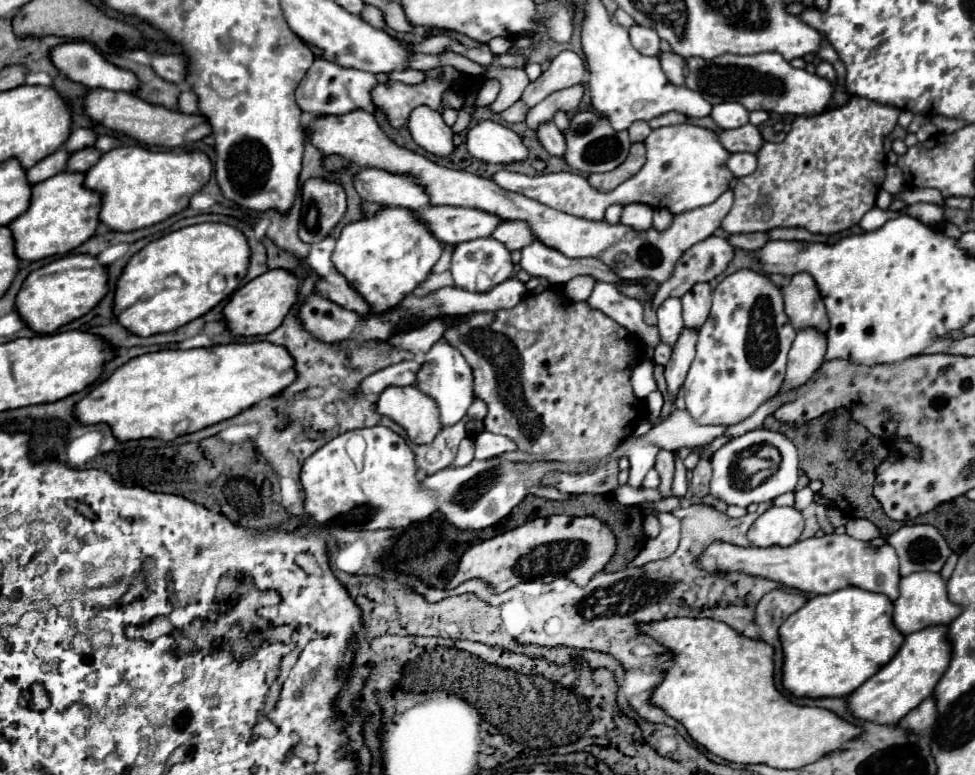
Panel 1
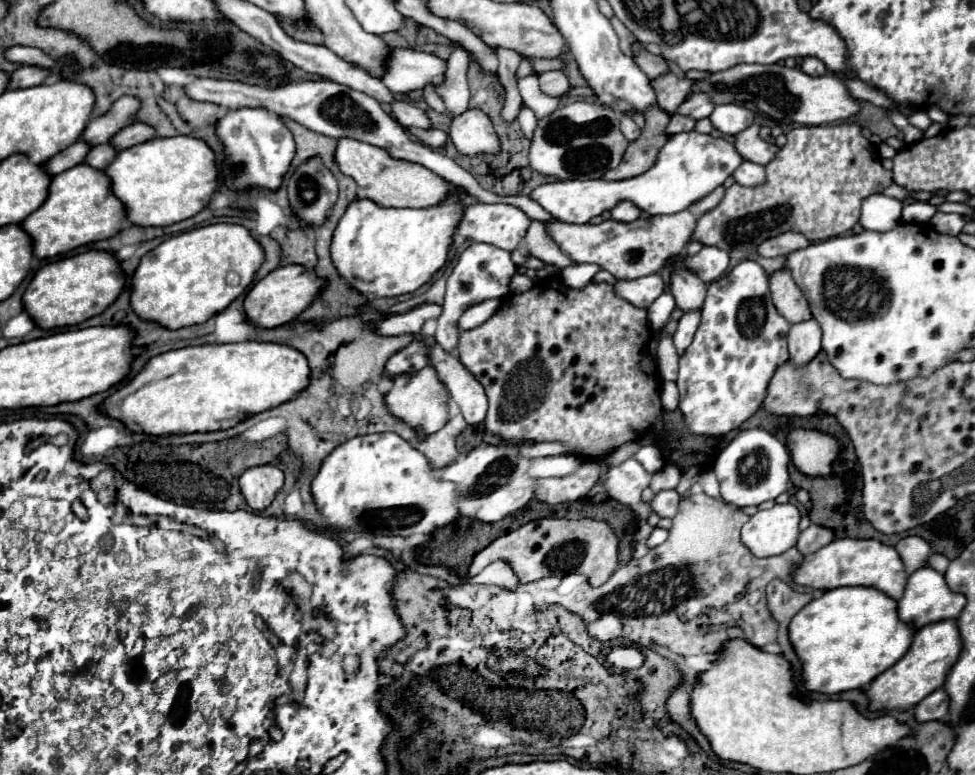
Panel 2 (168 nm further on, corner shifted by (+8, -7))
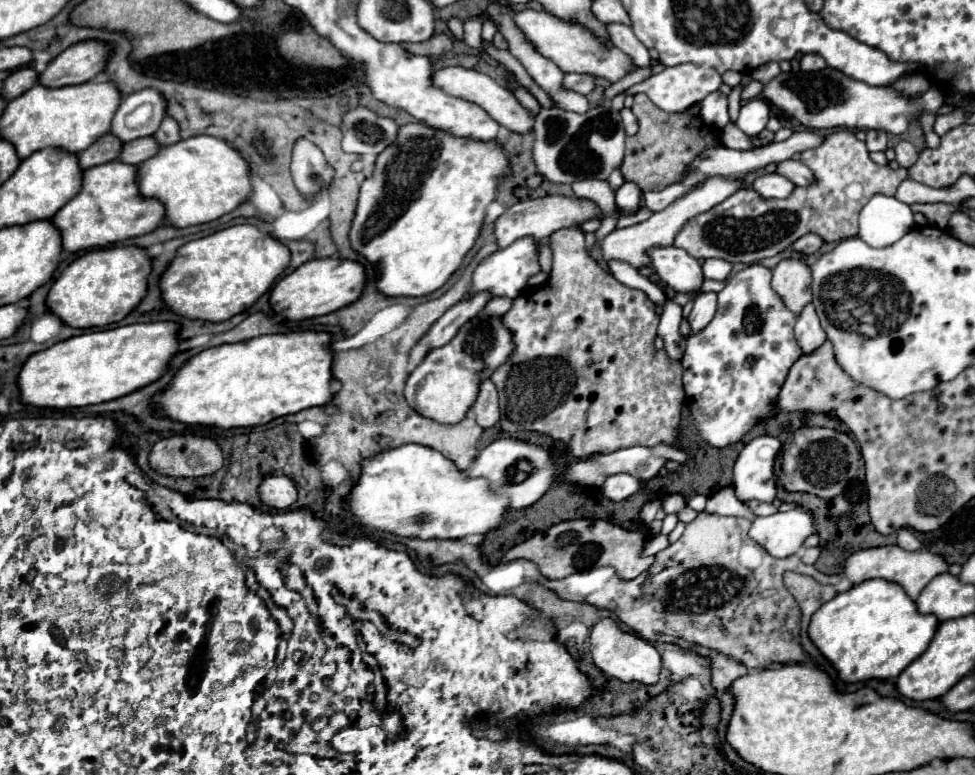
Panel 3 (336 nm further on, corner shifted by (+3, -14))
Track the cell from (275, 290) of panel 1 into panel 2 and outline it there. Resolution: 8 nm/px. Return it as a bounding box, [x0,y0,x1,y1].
[243,265,325,329]

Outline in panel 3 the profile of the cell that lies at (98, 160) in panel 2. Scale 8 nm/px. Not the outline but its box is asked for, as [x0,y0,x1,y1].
[120,136,162,164]

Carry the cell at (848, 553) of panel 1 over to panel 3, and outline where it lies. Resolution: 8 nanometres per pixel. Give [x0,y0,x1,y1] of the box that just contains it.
[846,546,950,600]

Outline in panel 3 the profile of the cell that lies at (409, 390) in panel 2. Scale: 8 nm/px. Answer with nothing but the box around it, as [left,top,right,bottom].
[406,316,514,424]

